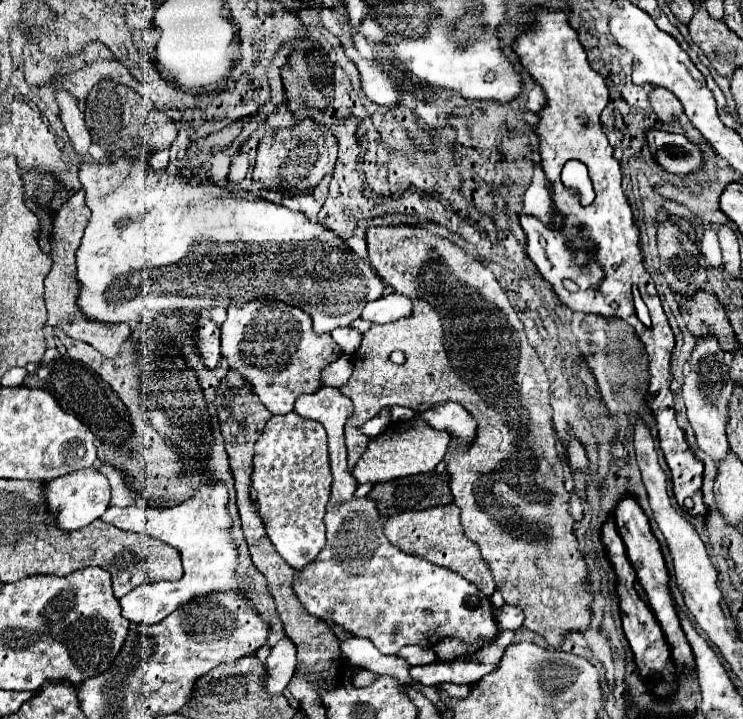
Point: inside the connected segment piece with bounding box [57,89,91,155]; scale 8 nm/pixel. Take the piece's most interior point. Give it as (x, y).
(70, 115)

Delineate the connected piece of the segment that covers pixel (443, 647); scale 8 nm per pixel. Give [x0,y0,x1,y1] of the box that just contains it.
[433,637,467,659]

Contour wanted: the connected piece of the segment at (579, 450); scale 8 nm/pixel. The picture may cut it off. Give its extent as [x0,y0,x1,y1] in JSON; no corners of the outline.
[569,439,587,471]

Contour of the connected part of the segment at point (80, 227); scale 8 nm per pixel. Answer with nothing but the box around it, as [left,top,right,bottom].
[45,191,131,357]

